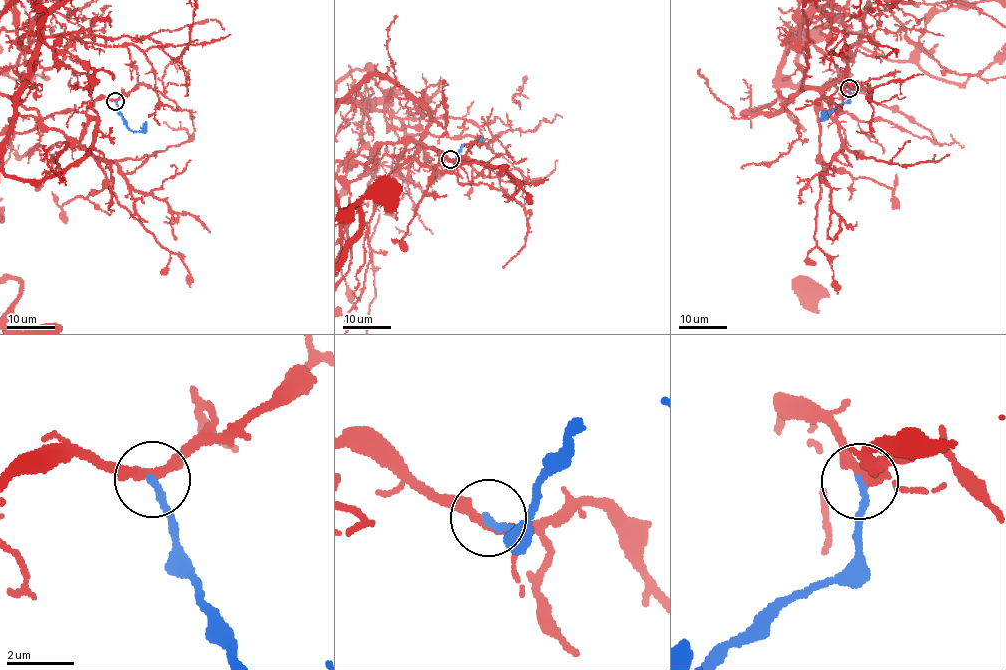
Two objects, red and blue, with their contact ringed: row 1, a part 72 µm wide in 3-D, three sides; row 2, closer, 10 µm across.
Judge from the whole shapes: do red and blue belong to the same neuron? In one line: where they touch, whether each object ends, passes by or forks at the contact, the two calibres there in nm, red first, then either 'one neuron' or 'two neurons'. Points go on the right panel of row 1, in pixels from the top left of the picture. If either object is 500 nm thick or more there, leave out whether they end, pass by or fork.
(849, 88) | red forks | blue ends | 240/220 nm | two neurons

